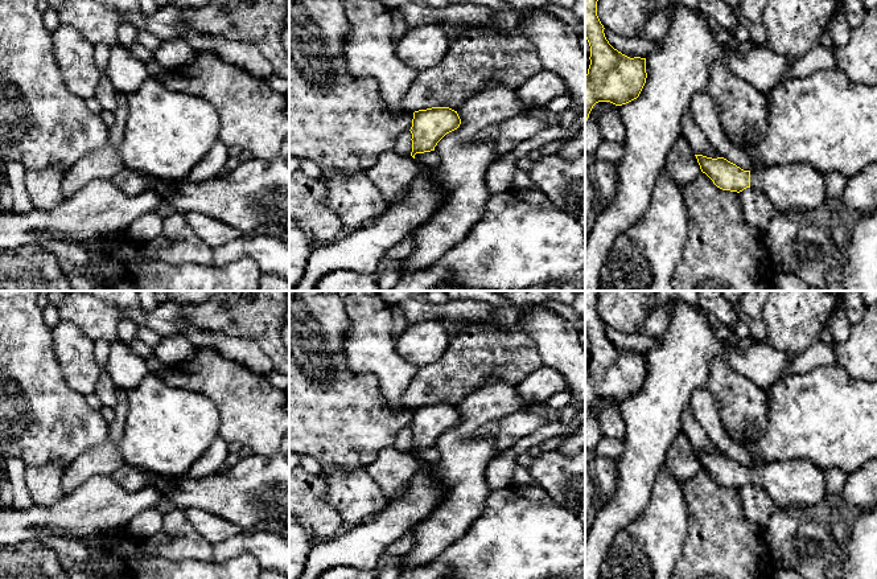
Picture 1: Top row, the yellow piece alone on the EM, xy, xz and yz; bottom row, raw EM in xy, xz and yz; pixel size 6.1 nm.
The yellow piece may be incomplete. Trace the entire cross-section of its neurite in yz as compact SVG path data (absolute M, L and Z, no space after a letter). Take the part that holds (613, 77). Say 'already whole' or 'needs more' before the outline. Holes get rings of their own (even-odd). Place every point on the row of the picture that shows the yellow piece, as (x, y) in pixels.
already whole; M585 0L585 38L590 46L590 65L585 75L585 122L598 102L622 106L637 99L647 78L646 58L630 58L606 40L597 16L597 1Z

